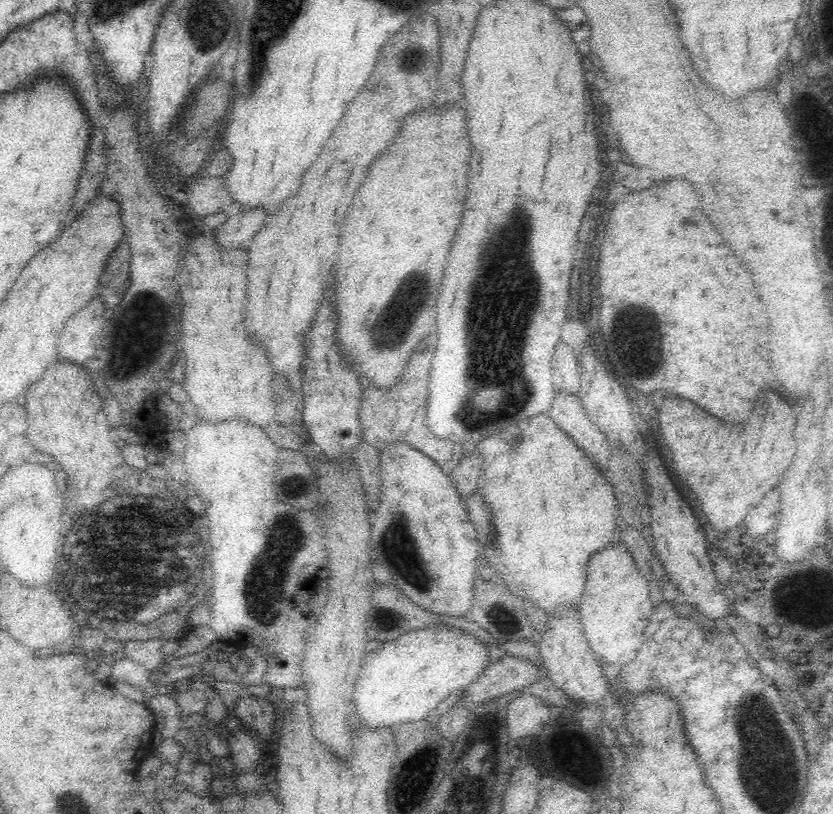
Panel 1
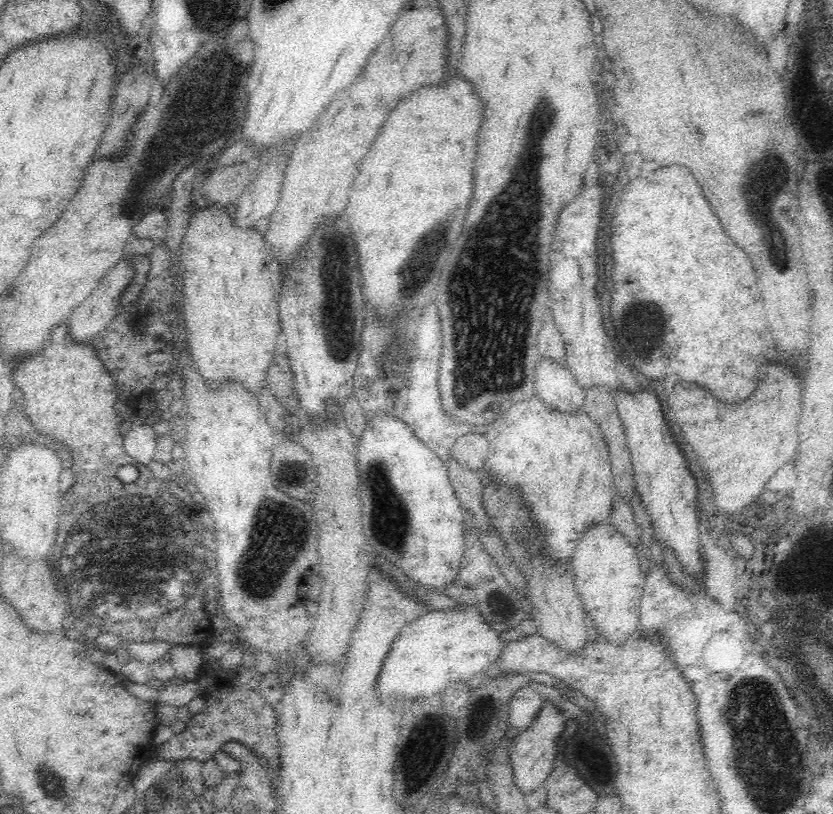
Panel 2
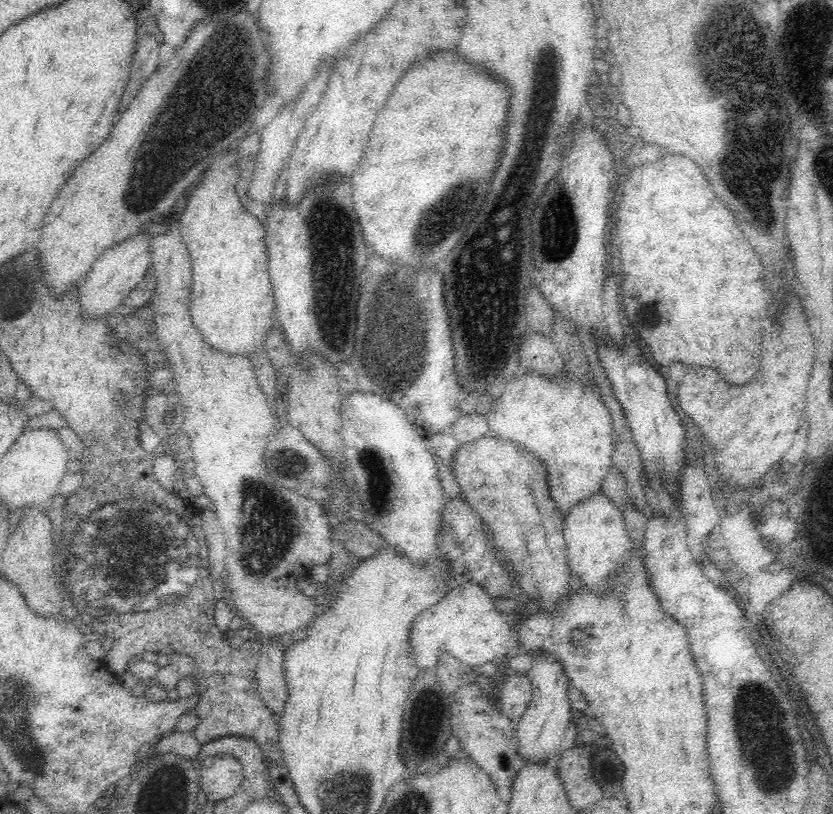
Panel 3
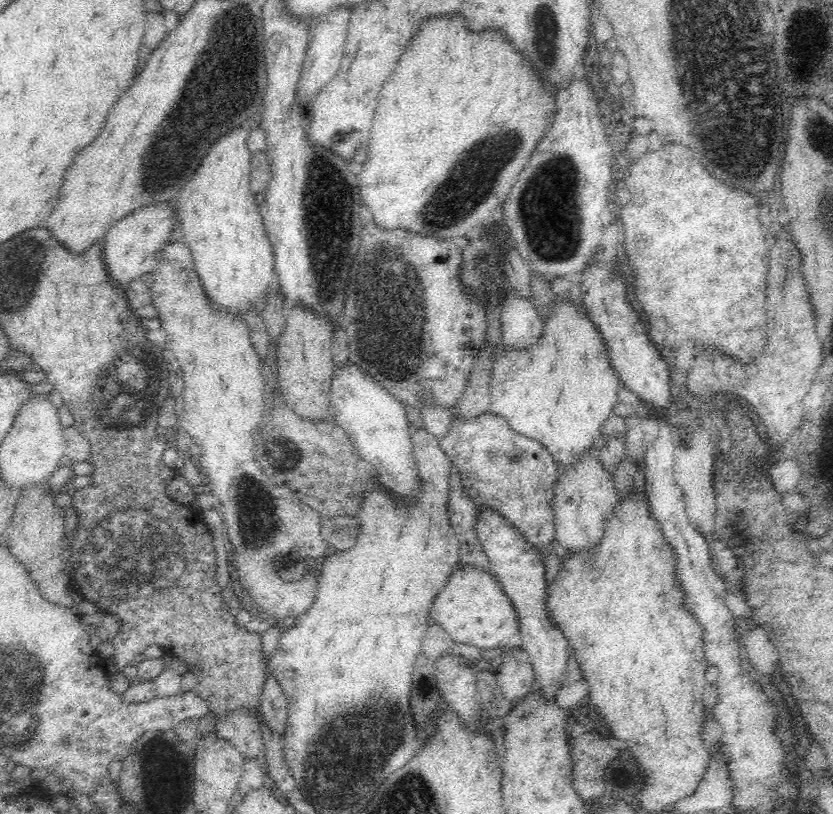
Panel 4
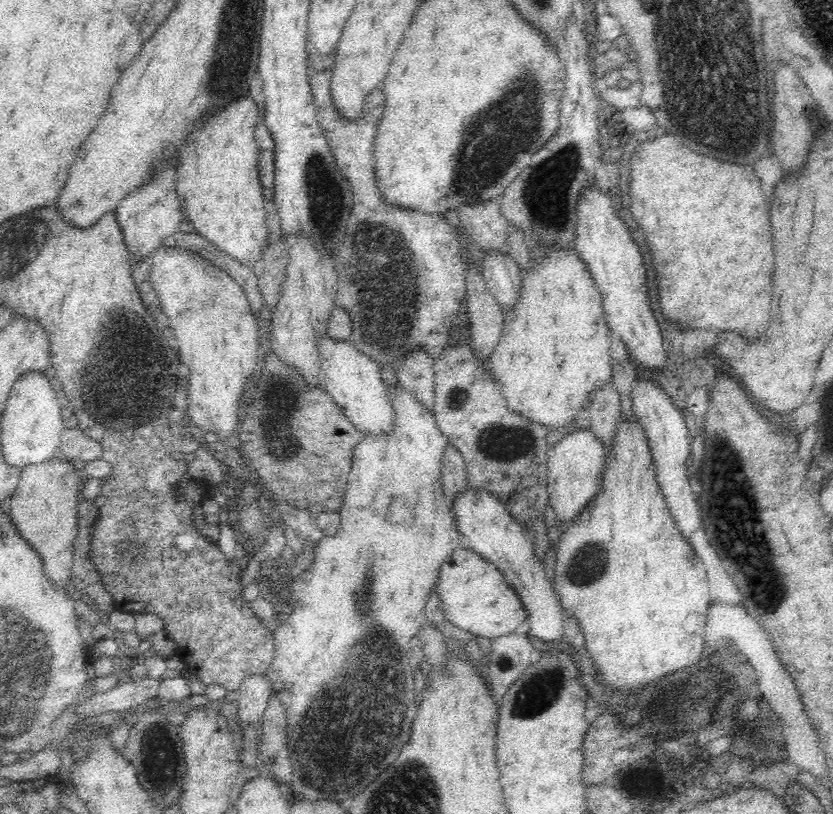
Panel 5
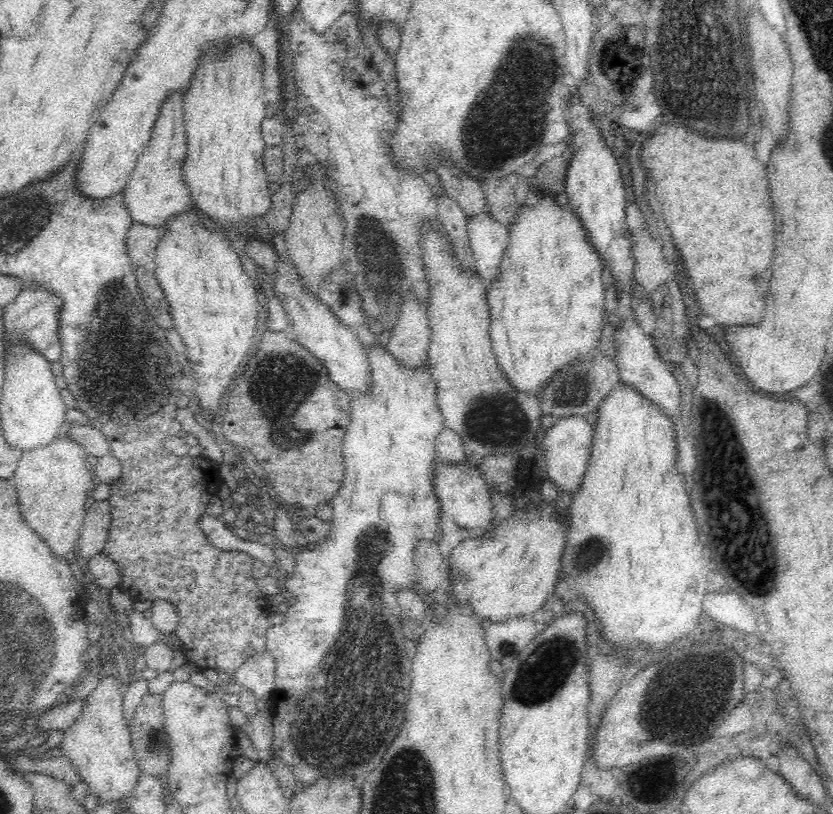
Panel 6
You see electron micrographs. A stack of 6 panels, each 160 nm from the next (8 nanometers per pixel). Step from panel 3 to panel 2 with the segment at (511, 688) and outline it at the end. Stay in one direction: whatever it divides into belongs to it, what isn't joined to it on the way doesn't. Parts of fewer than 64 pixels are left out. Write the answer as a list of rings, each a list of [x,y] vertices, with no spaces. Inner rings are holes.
[[[532,686],[520,687],[509,700],[509,728],[525,731],[532,726],[546,702]]]

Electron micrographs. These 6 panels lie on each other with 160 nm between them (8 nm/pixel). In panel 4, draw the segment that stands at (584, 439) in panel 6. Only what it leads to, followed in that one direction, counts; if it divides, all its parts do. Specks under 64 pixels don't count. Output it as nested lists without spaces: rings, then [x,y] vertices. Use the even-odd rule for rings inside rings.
[[[596,452],[584,455],[572,468],[560,471],[554,487],[555,540],[570,553],[595,549],[604,534],[606,521],[618,502],[617,490]]]

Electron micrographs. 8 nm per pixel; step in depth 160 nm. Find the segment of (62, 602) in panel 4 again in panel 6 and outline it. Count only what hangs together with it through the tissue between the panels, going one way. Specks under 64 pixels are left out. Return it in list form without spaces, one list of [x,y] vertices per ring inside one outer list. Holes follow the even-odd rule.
[[[61,436],[48,446],[24,451],[12,476],[14,489],[18,492],[20,515],[40,539],[50,547],[58,559],[71,560],[81,535],[84,514],[96,488],[92,470],[86,466],[86,450],[80,444]]]

